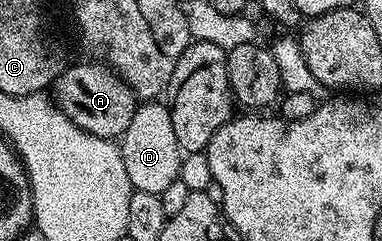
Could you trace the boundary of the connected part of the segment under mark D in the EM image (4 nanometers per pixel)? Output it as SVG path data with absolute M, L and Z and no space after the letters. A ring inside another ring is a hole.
M156 99L137 104L134 119L130 119L130 127L126 127L126 131L118 139L118 144L133 190L160 194L166 191L166 187L170 187L170 183L180 180L182 150L178 135L174 135L174 123L170 123L167 104Z

